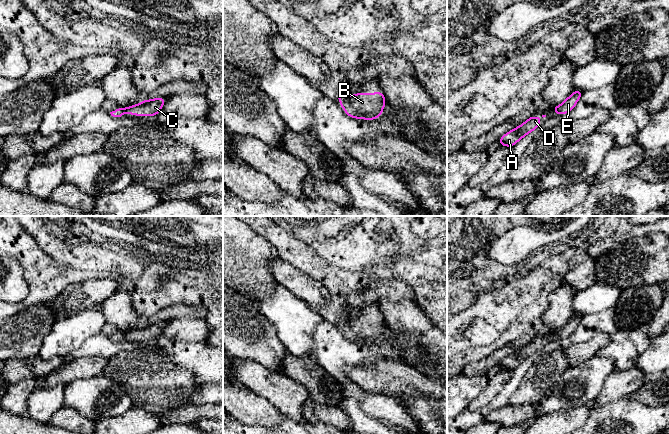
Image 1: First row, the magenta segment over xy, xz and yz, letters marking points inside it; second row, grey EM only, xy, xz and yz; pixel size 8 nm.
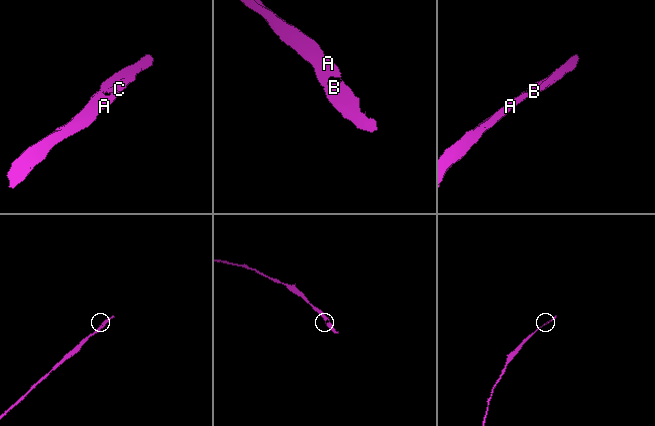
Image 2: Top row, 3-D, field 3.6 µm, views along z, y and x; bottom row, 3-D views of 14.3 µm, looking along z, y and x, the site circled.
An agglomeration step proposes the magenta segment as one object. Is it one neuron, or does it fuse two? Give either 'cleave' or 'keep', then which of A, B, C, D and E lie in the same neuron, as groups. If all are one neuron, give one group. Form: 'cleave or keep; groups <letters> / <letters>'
keep; groups A B C D E

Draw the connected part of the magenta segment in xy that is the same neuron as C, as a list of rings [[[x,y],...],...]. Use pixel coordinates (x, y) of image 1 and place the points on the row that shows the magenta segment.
[[[158,97],[153,100],[143,100],[135,106],[125,108],[119,107],[118,109],[110,112],[110,114],[113,117],[121,117],[124,116],[125,112],[128,112],[130,115],[149,115],[150,117],[154,117],[155,114],[158,114],[162,110],[165,101],[165,97]]]

